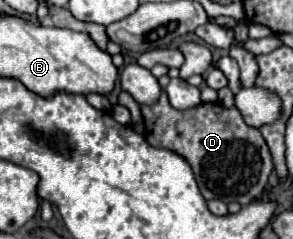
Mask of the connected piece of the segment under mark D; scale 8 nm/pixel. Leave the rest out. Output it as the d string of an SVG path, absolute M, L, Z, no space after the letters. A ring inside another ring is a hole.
M162 94L156 104L142 106L142 116L144 116L144 126L146 126L146 140L156 148L166 148L166 150L172 150L172 152L180 154L182 158L186 158L196 174L200 192L206 200L218 198L226 204L238 202L238 204L246 206L246 204L254 202L266 188L268 178L272 174L272 158L268 152L268 146L266 146L260 130L252 130L250 126L246 126L236 108L224 108L220 104L200 104L192 110L180 112L180 110L174 110L168 104L166 94Z

